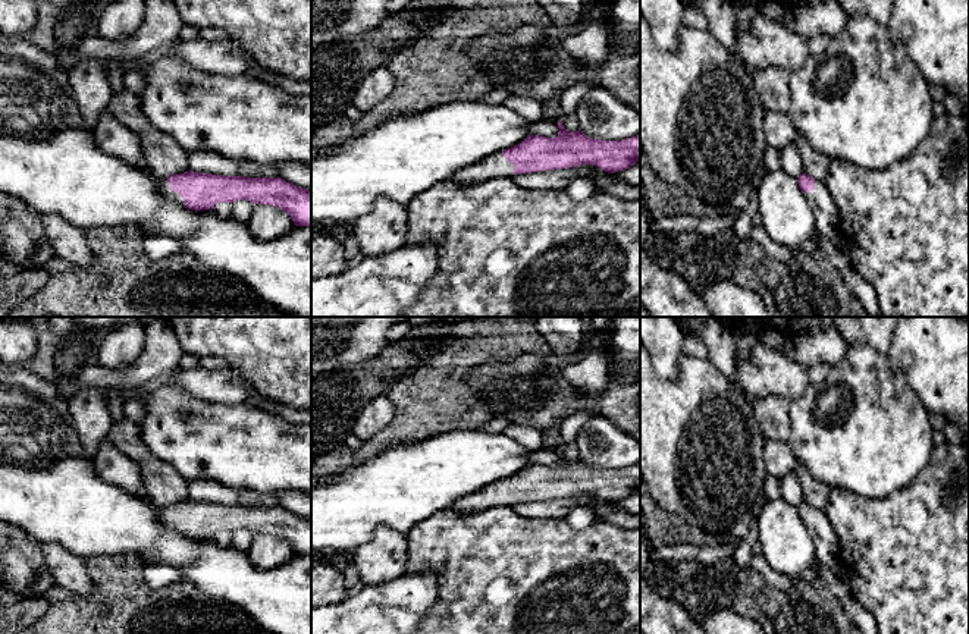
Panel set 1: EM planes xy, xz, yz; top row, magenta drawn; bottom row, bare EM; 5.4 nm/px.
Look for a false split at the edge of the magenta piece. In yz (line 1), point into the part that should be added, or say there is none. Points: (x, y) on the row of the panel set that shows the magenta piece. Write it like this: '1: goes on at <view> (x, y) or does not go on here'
1: goes on at yz (827, 219)

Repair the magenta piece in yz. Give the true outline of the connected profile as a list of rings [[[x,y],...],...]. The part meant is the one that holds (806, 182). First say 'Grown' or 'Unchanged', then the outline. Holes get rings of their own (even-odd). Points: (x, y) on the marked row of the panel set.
Grown. [[[802,173],[799,176],[799,186],[806,195],[815,216],[816,235],[832,236],[835,233],[844,233],[841,216],[825,182]]]

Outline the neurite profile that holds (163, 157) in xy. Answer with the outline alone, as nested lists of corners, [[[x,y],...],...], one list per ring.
[[[126,88],[113,92],[107,109],[139,138],[145,163],[159,178],[170,178],[191,170],[186,153],[175,144],[173,138],[154,128],[141,113],[137,94]]]

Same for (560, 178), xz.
[[[581,164],[570,169],[540,170],[514,175],[515,185],[524,189],[567,189],[576,178],[589,178],[596,182],[592,167]]]

